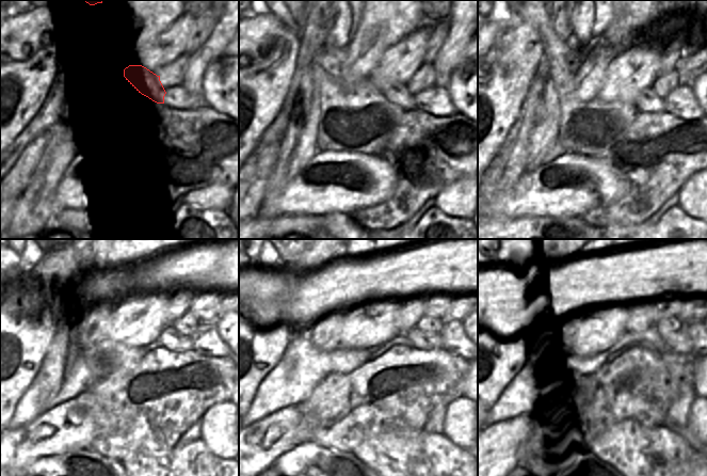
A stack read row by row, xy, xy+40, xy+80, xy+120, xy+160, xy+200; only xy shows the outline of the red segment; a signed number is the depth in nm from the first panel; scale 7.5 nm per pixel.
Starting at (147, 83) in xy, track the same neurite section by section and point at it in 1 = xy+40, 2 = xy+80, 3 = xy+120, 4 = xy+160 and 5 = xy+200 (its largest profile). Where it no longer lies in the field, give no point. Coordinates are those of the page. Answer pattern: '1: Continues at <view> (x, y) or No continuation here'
1: Continues at xy+40 (398, 94)
2: Continues at xy+80 (647, 100)
3: Continues at xy+120 (170, 338)
4: Continues at xy+160 (417, 339)
5: Continues at xy+200 (680, 343)

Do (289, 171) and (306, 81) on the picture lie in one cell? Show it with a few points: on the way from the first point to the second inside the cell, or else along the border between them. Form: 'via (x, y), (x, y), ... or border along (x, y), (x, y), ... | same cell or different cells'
via (298, 148), (298, 140), (308, 125), (308, 104) | same cell

